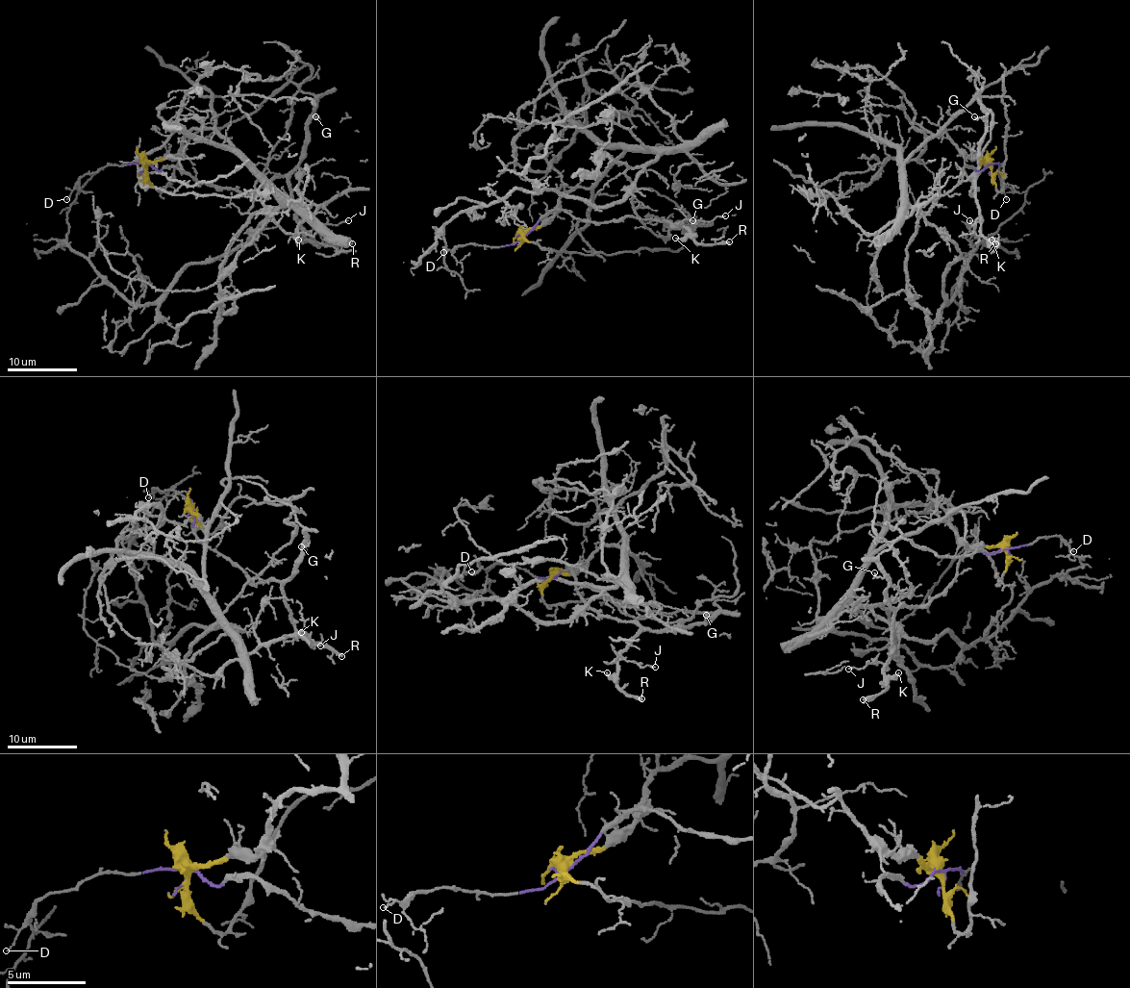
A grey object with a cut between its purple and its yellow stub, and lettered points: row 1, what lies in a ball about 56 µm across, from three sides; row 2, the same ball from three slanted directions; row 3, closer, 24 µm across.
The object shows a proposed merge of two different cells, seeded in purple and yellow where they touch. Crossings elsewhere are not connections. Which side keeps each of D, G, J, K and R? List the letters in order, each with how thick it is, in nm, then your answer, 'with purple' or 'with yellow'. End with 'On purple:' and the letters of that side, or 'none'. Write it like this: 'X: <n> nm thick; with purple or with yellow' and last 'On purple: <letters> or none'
D: 80 nm thick; with purple
G: 140 nm thick; with purple
J: 130 nm thick; with purple
K: 240 nm thick; with purple
R: 320 nm thick; with purple
On purple: D, G, J, K, R

